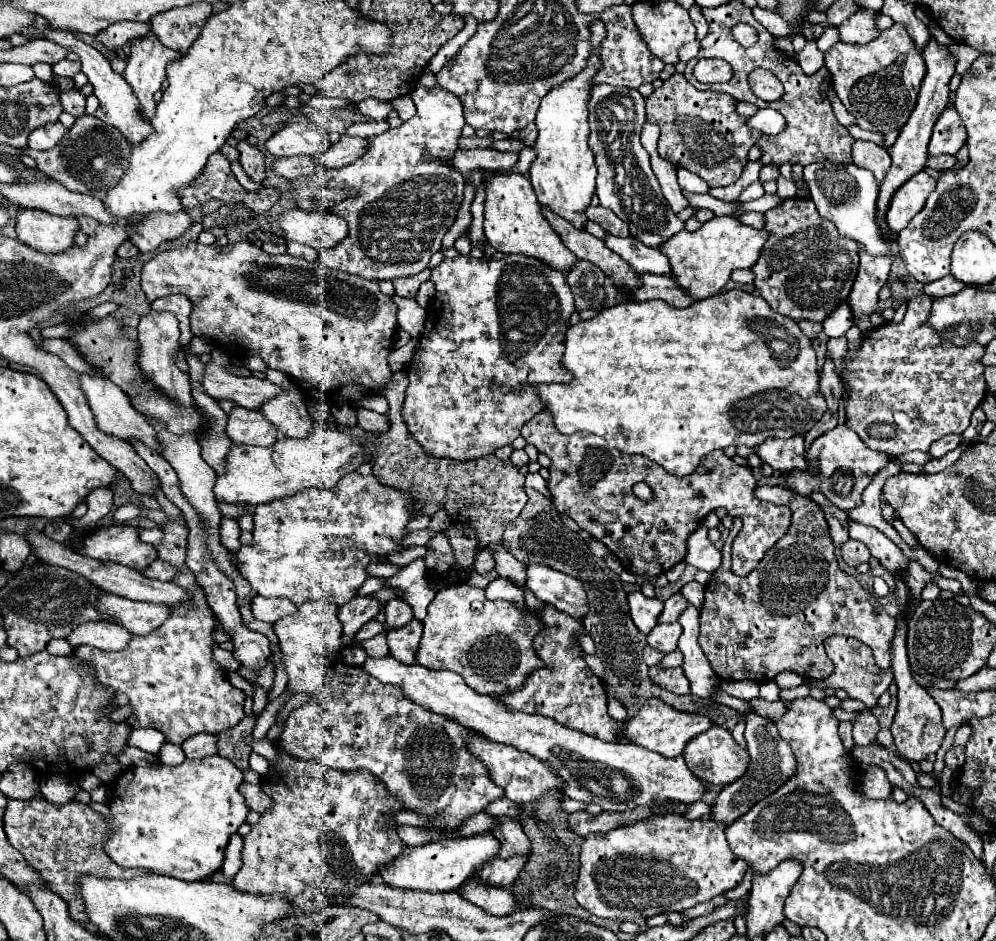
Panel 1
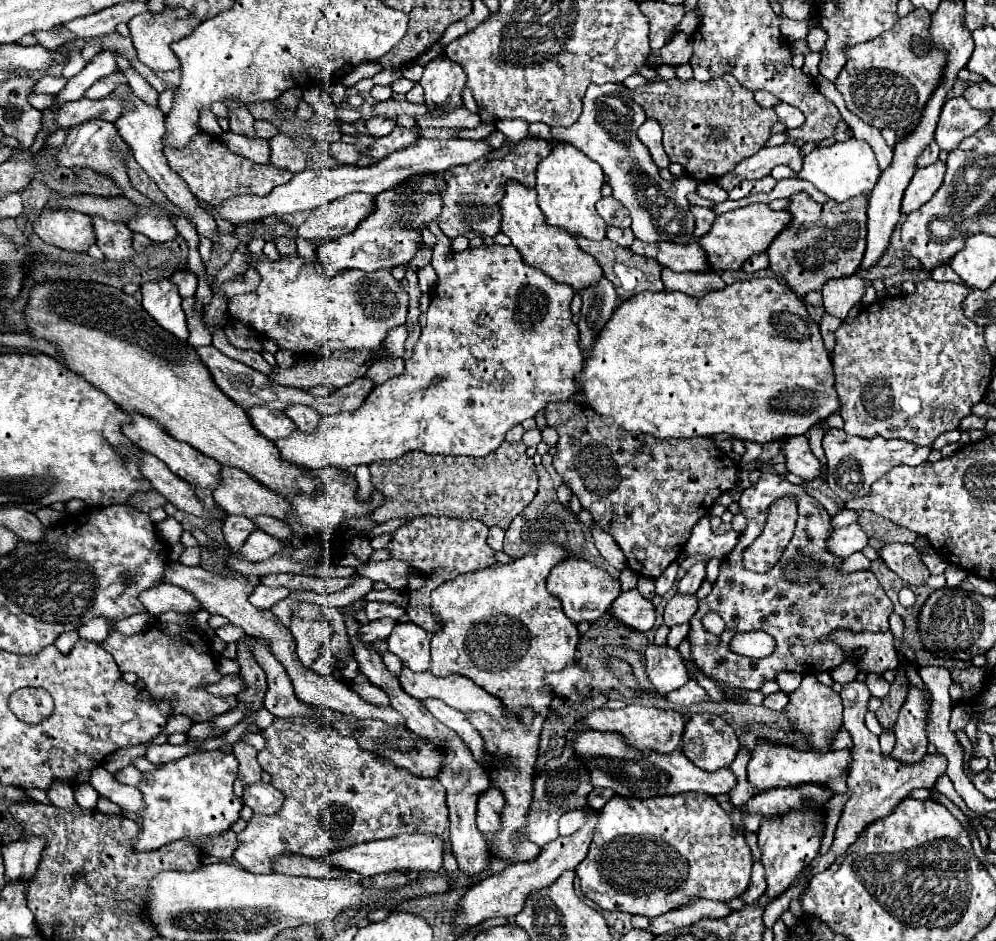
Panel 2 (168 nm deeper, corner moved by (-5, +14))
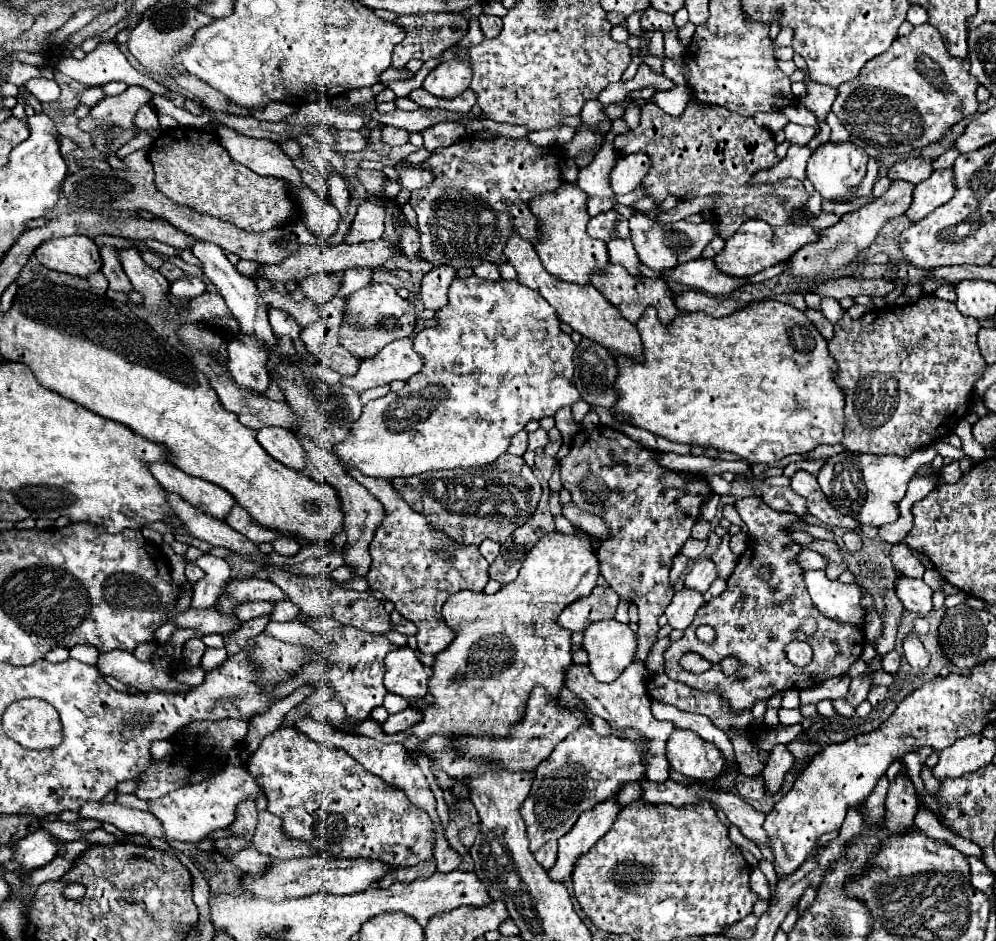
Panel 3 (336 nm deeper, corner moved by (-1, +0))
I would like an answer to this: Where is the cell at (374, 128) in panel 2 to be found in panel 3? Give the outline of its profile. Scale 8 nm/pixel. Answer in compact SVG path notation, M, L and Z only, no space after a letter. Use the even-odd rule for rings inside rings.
M386 126L384 132L382 132L382 140L388 144L388 146L400 146L400 144L406 144L410 138L410 134L406 130L400 130L400 128L392 128L392 126Z

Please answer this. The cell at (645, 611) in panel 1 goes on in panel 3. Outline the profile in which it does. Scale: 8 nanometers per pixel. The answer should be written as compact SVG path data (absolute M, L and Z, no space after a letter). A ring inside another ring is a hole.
M616 620L594 622L584 630L582 648L588 652L588 668L600 682L616 680L632 662L636 634Z

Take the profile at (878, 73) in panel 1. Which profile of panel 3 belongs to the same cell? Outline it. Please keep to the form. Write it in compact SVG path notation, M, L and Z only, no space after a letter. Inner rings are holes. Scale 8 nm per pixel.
M922 24L916 26L908 36L896 38L896 42L884 54L872 58L872 62L866 62L864 70L860 70L852 82L840 86L832 104L832 112L840 118L850 136L856 138L862 146L902 156L940 142L956 122L974 114L978 110L976 88L978 80L972 80L970 76L970 60L950 56L940 32L930 24Z

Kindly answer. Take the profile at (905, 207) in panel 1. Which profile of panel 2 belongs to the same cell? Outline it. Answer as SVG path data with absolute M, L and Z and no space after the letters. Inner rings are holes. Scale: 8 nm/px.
M938 160L936 164L930 164L926 168L918 168L914 178L910 180L904 198L902 198L902 214L910 214L918 210L922 204L934 196L934 192L940 188L942 178L944 178L946 166Z

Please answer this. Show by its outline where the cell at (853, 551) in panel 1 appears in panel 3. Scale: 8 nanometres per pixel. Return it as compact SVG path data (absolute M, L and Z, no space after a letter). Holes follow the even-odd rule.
M802 550L796 556L796 562L802 570L826 570L826 566L828 566L826 558L818 552L812 552L812 550Z

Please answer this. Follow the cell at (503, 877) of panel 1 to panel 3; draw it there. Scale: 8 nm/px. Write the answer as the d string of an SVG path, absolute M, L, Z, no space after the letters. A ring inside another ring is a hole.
M580 726L562 740L550 758L536 768L530 794L520 806L520 814L526 822L526 834L532 836L532 852L550 840L558 840L568 834L584 810L590 810L598 802L614 796L626 782L640 780L644 776L640 746L644 746L644 742L640 742L636 734L626 740L620 740L614 734L602 738L592 726Z

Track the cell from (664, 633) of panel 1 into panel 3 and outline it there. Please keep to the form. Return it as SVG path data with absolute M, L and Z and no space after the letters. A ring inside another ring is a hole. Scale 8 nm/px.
M682 588L674 594L672 602L666 608L666 618L668 624L676 630L686 630L686 626L694 620L696 610L704 604L702 594L698 594L696 590L690 588Z

